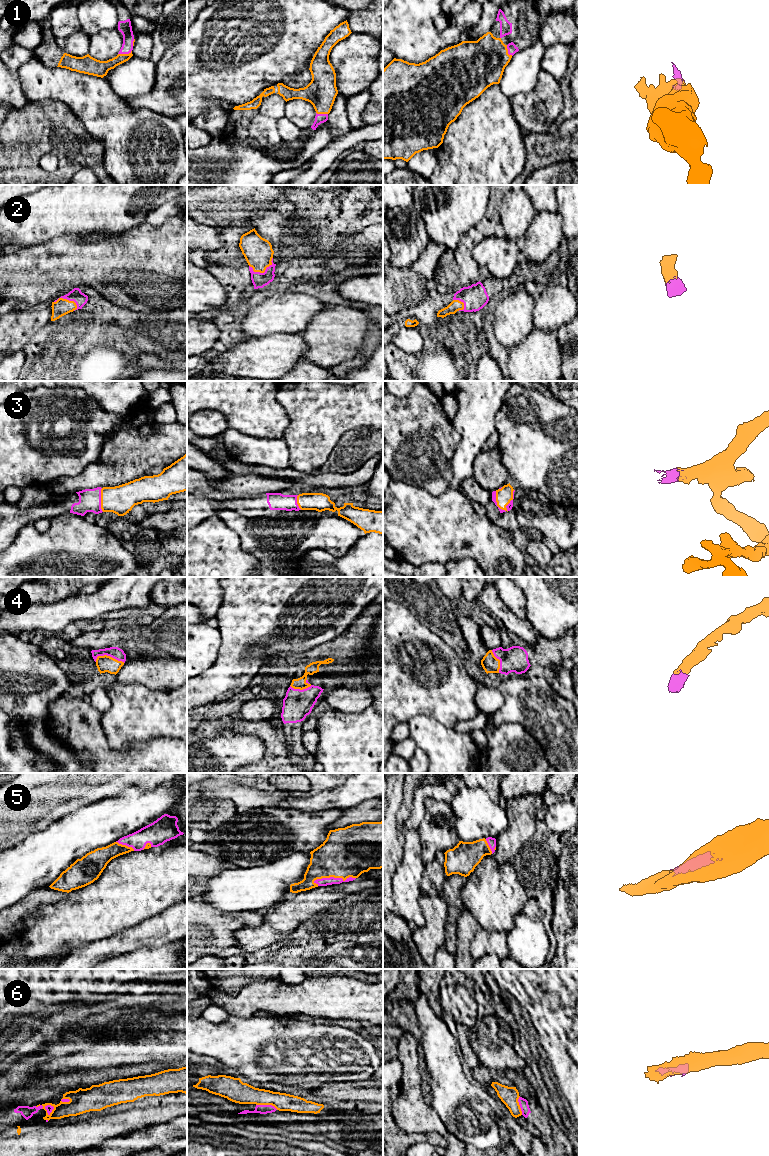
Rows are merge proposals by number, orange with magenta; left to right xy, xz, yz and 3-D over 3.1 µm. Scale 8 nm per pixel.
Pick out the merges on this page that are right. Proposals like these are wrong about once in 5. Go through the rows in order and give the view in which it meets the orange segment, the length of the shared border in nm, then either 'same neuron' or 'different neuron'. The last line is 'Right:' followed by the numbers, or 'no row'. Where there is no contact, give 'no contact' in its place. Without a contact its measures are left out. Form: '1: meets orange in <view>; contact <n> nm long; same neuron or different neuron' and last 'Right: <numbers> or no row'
1: meets orange in xy; contact 120 nm long; same neuron
2: meets orange in xz; contact 200 nm long; same neuron
3: meets orange in yz; contact 200 nm long; same neuron
4: meets orange in xy; contact 240 nm long; same neuron
5: meets orange in xz; contact 340 nm long; same neuron
6: meets orange in xz; contact 180 nm long; different neuron
Right: 1, 2, 3, 4, 5

